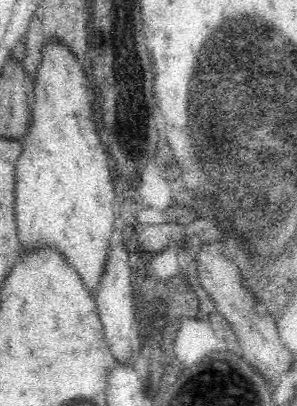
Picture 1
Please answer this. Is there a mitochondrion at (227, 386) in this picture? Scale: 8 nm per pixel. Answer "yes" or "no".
yes

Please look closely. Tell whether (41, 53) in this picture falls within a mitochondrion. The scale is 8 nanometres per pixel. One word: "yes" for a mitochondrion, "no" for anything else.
no

